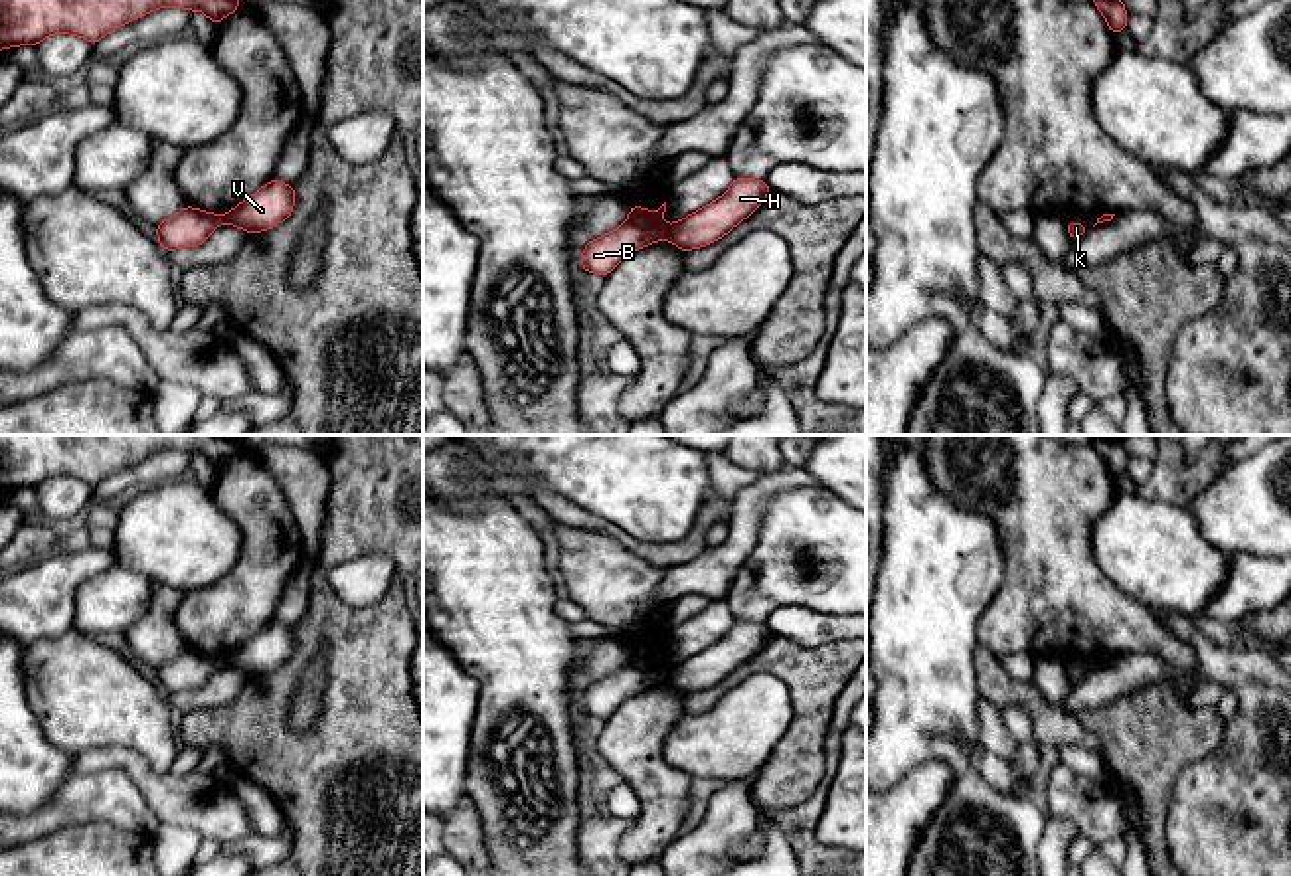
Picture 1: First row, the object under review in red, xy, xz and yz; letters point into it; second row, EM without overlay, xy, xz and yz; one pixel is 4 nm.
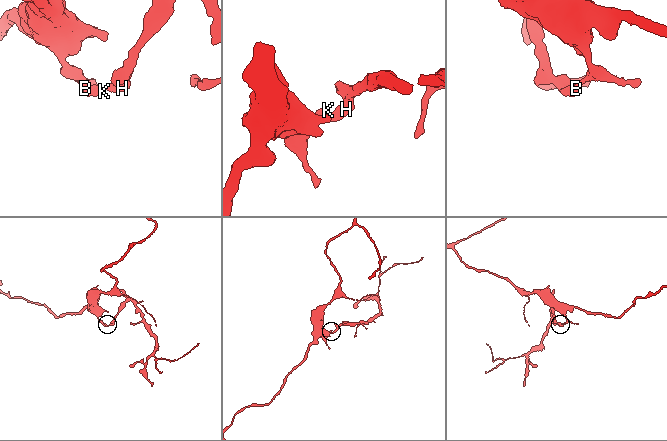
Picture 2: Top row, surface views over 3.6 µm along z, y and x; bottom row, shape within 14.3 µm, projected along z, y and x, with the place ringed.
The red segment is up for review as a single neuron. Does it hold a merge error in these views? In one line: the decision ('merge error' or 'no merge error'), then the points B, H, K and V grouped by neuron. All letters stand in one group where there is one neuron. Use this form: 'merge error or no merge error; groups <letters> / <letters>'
merge error; groups B K / H V

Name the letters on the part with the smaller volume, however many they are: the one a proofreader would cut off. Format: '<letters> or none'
H, V

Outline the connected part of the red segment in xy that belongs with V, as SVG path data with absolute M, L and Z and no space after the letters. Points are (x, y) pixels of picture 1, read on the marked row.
M269 180L253 196L225 214L225 221L251 233L267 231L293 214L295 186Z

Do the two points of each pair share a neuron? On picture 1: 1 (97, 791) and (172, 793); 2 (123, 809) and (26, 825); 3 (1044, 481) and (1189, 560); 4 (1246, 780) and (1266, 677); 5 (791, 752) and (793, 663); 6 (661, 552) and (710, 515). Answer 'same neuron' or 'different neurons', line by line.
1: different neurons
2: same neuron
3: different neurons
4: same neuron
5: same neuron
6: same neuron

